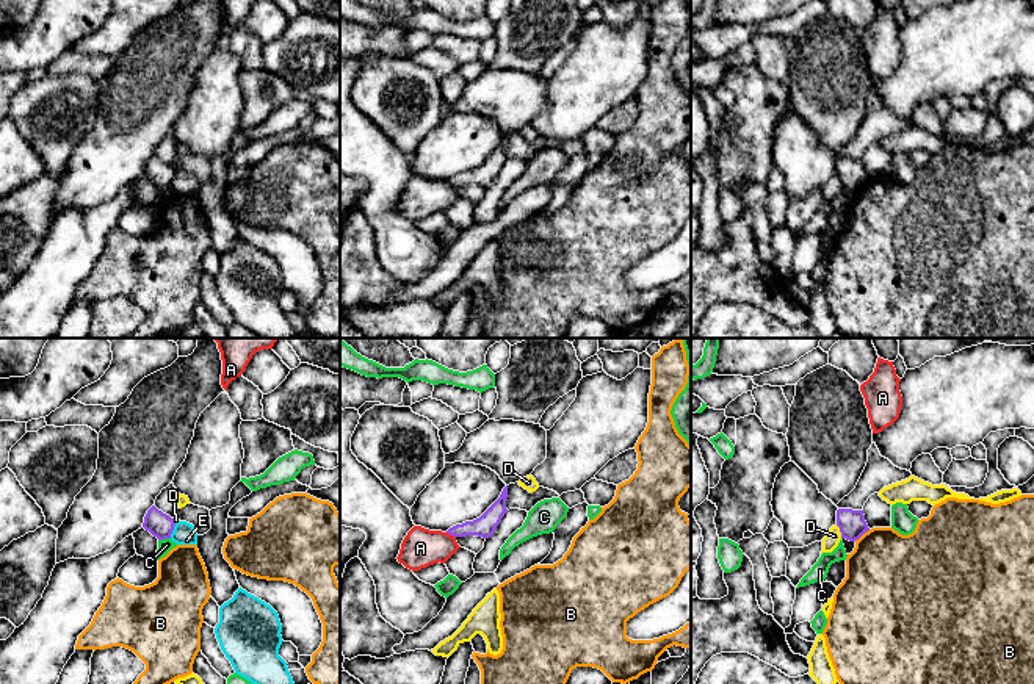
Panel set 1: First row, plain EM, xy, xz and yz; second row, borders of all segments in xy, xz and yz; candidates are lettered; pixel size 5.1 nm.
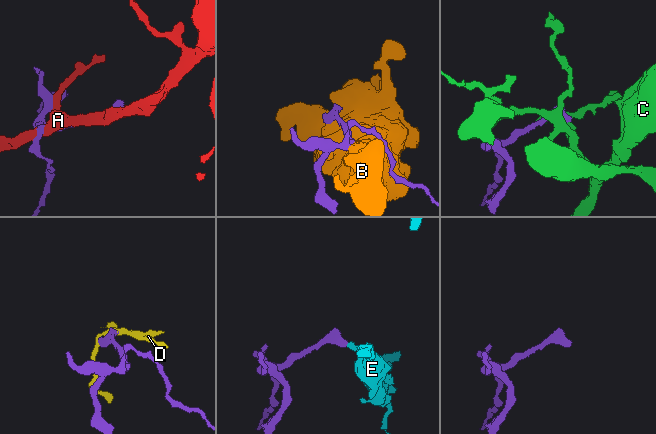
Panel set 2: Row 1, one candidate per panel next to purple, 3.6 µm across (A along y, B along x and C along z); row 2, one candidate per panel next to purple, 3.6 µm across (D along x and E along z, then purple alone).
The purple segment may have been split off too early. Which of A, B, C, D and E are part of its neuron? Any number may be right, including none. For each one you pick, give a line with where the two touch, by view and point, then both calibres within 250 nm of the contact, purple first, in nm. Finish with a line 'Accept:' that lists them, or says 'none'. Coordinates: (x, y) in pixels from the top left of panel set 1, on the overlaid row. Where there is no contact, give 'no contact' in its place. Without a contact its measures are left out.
D: contact yz (840, 531); calibres 140 and 80 nm
Accept: D

